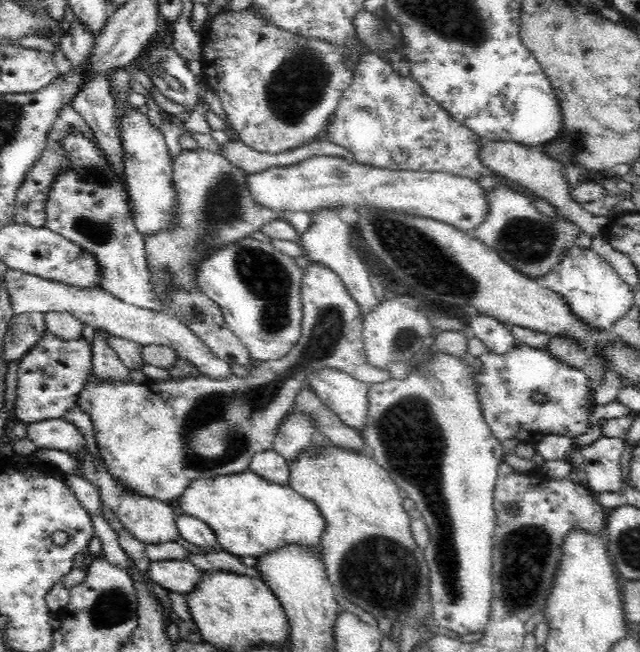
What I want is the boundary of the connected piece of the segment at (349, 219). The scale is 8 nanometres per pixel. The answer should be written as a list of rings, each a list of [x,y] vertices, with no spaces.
[[[328,207],[314,211],[310,215],[311,225],[301,234],[298,242],[303,248],[304,257],[310,262],[333,270],[344,282],[346,291],[359,304],[363,313],[374,310],[380,304],[380,300],[376,298],[370,282],[369,269],[352,247],[352,232],[357,224],[358,216],[356,210],[346,209],[346,207]]]

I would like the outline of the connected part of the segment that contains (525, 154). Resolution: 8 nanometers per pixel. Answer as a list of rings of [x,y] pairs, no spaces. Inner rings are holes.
[[[484,141],[479,151],[479,158],[484,166],[503,176],[504,179],[512,180],[512,182],[524,186],[526,190],[534,192],[540,199],[552,203],[561,217],[566,217],[568,222],[572,221],[578,225],[584,233],[593,238],[605,236],[611,220],[607,218],[607,215],[596,216],[594,213],[588,212],[583,205],[571,199],[570,190],[572,187],[567,181],[562,162],[551,158],[541,150],[533,150],[533,148],[513,141]]]

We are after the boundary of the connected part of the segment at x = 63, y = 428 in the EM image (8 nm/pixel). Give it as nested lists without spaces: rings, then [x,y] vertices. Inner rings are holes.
[[[64,416],[28,424],[27,437],[37,448],[65,450],[74,458],[82,456],[82,448],[86,446],[84,434]]]

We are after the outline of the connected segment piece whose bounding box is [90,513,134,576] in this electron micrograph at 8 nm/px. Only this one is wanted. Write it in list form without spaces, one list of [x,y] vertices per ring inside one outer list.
[[[90,513],[90,517],[92,517],[92,525],[94,525],[96,536],[98,536],[102,542],[102,551],[104,551],[105,560],[108,560],[108,563],[117,568],[126,569],[131,576],[129,570],[134,566],[134,562],[126,552],[120,548],[118,534],[112,530],[110,524],[108,524],[103,516]]]

